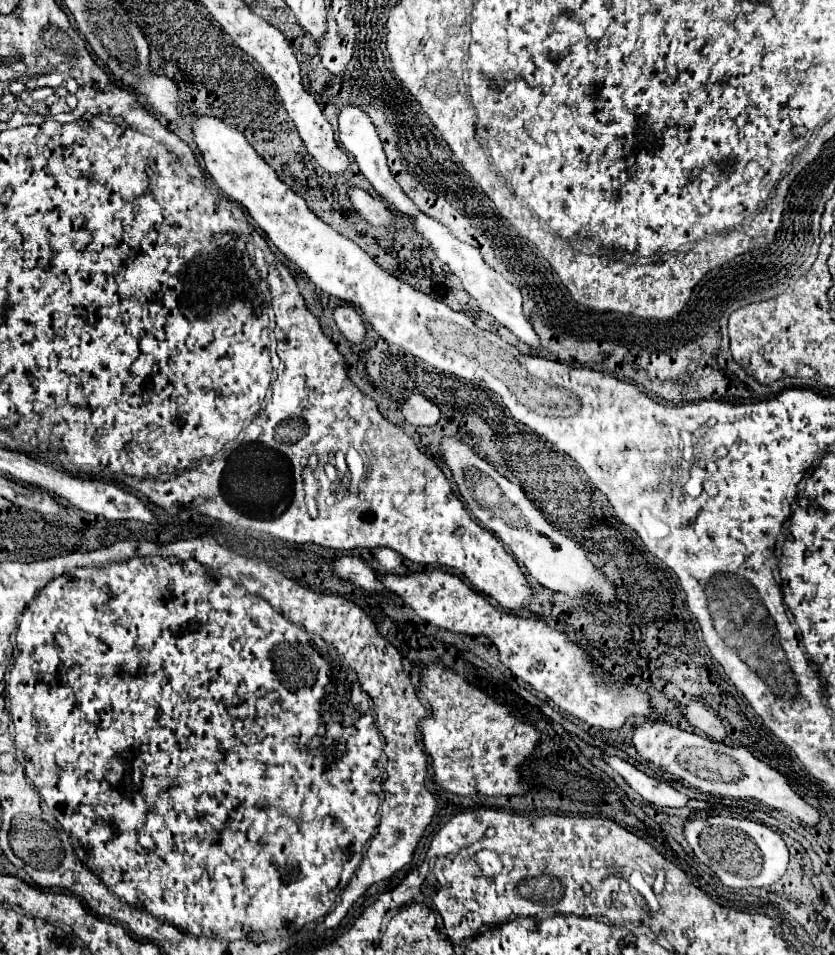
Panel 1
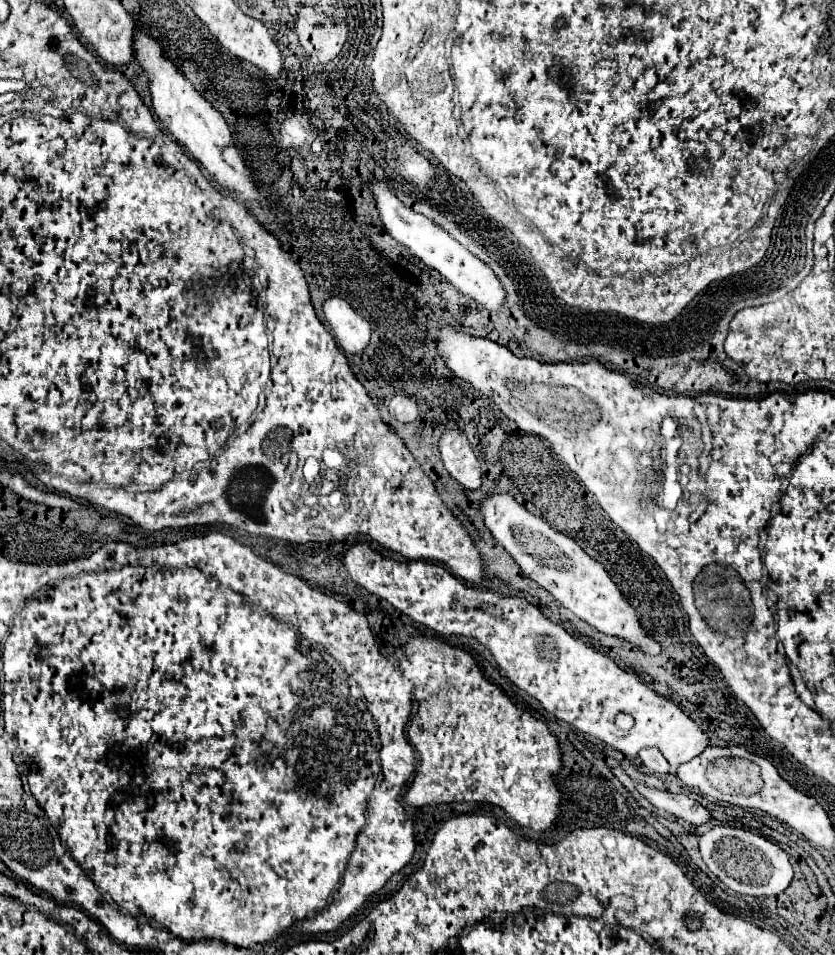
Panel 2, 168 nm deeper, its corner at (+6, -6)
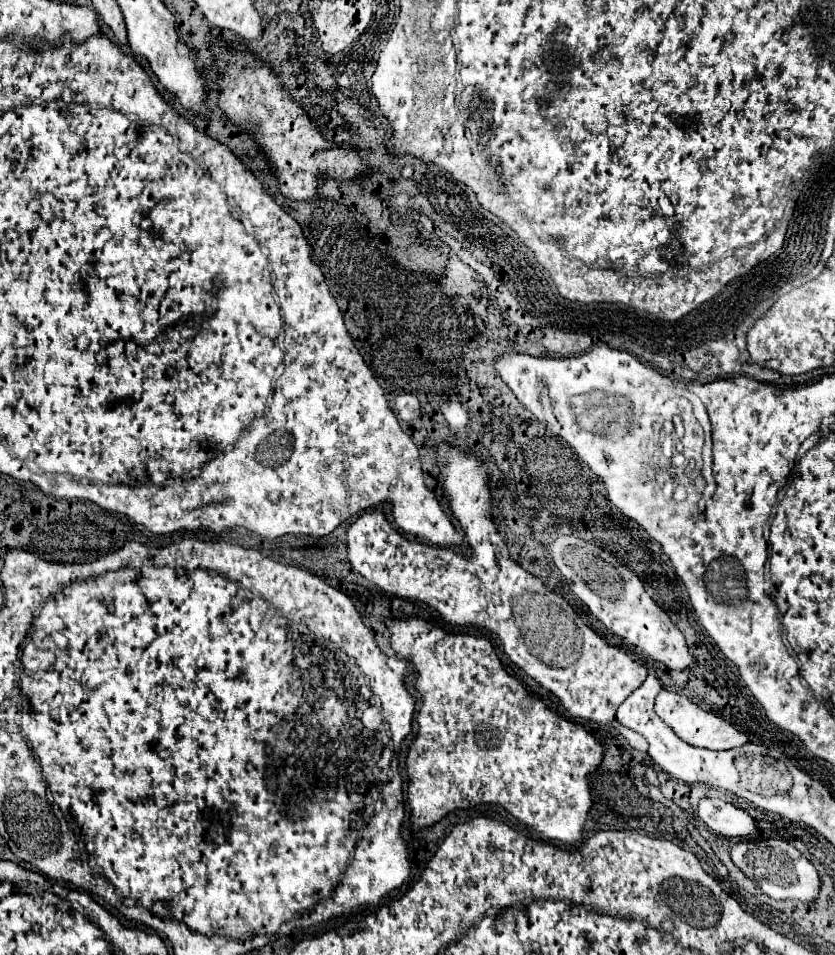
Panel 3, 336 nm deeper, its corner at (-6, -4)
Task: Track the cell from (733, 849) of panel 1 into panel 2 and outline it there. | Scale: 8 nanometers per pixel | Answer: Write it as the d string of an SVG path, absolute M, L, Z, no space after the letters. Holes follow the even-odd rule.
M716 825L698 837L698 847L708 869L734 893L742 895L778 895L792 881L792 865L788 855L772 841L746 829Z

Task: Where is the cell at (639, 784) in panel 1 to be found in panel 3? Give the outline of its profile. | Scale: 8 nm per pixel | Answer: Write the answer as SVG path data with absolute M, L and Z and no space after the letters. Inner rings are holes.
M702 799L698 803L696 815L712 829L726 839L734 837L752 837L760 831L758 823L740 807L726 803L722 799Z

